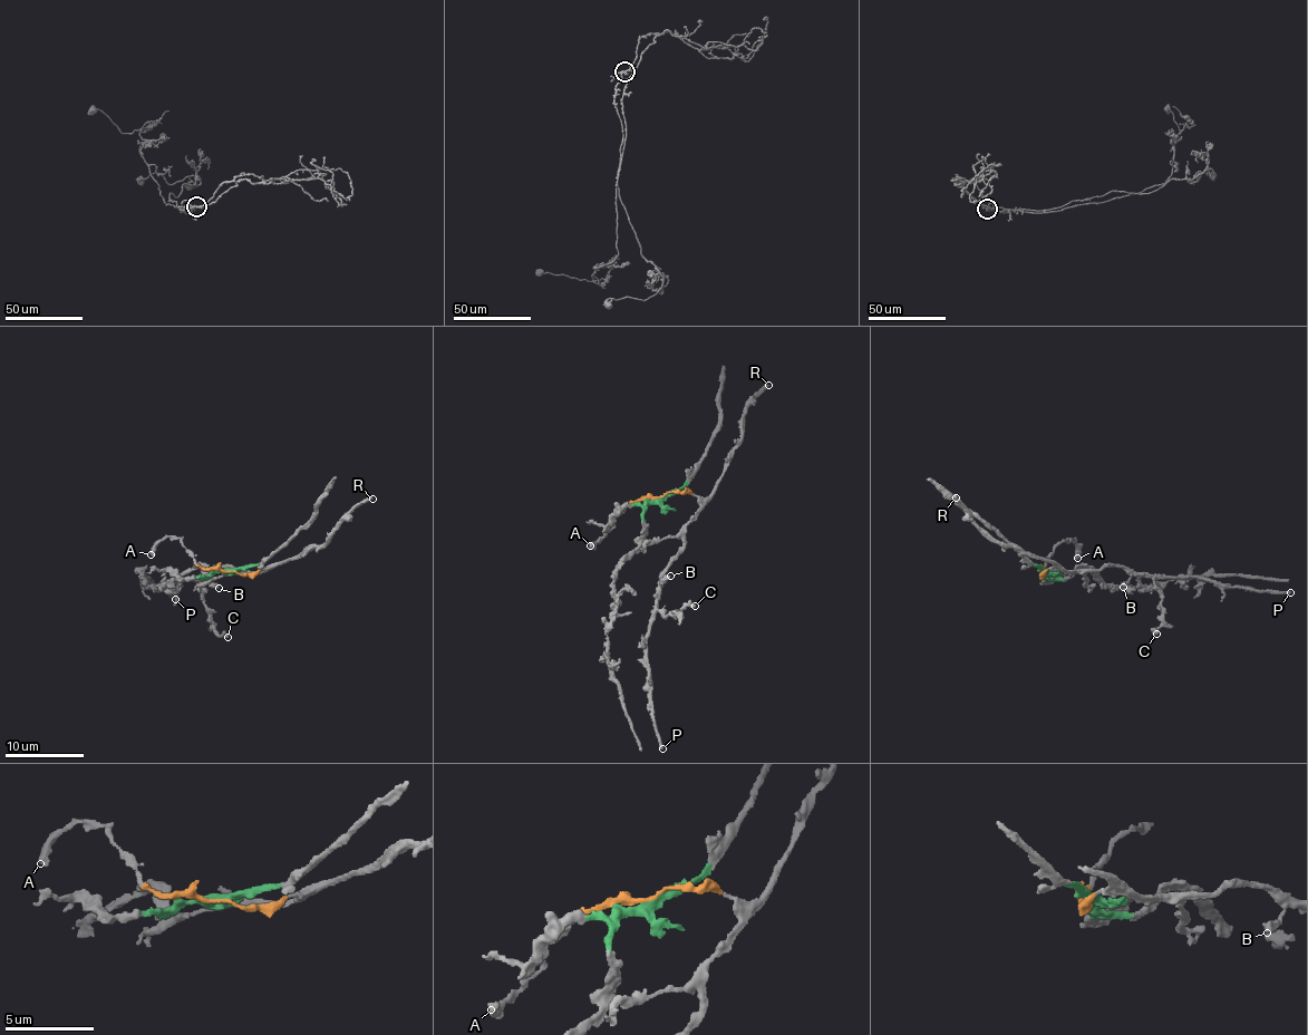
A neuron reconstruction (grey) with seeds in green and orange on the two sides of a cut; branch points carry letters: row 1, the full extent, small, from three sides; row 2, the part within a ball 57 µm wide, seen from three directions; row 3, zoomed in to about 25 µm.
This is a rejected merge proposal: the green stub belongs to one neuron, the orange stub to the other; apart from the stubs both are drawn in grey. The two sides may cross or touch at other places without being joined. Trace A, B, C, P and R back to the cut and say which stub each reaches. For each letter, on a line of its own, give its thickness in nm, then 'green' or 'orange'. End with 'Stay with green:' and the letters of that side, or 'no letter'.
A: 500 nm thick; orange
B: 440 nm thick; orange
C: 400 nm thick; orange
P: 280 nm thick; orange
R: 340 nm thick; orange
Stay with green: no letter

